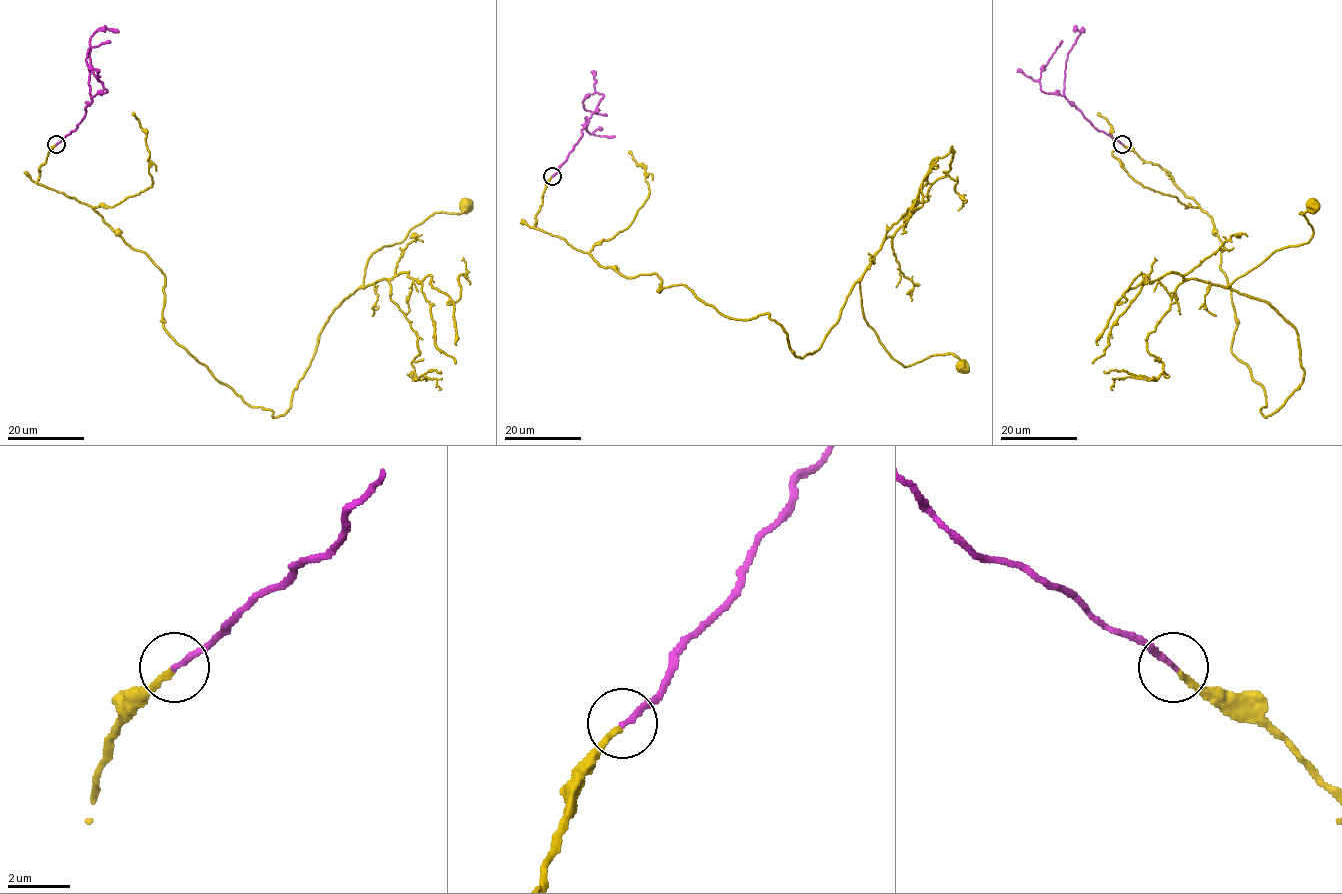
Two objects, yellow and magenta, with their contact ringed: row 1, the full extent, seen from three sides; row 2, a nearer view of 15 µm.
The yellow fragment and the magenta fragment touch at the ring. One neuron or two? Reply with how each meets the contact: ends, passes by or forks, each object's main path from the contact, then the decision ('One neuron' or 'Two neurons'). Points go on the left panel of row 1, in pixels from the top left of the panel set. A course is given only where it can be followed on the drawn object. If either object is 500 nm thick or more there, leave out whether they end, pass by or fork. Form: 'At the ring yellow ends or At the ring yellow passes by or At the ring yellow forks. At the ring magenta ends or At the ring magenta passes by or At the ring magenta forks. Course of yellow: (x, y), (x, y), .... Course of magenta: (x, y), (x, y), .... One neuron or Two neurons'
At the ring yellow ends. At the ring magenta ends. Course of yellow: (56, 144), (38, 183), (89, 205), (144, 252), (165, 276), (164, 329), (274, 417), (370, 256), (465, 205). Course of magenta: (56, 144), (76, 128), (95, 95), (107, 90), (86, 62), (86, 57), (91, 47), (110, 40). One neuron

